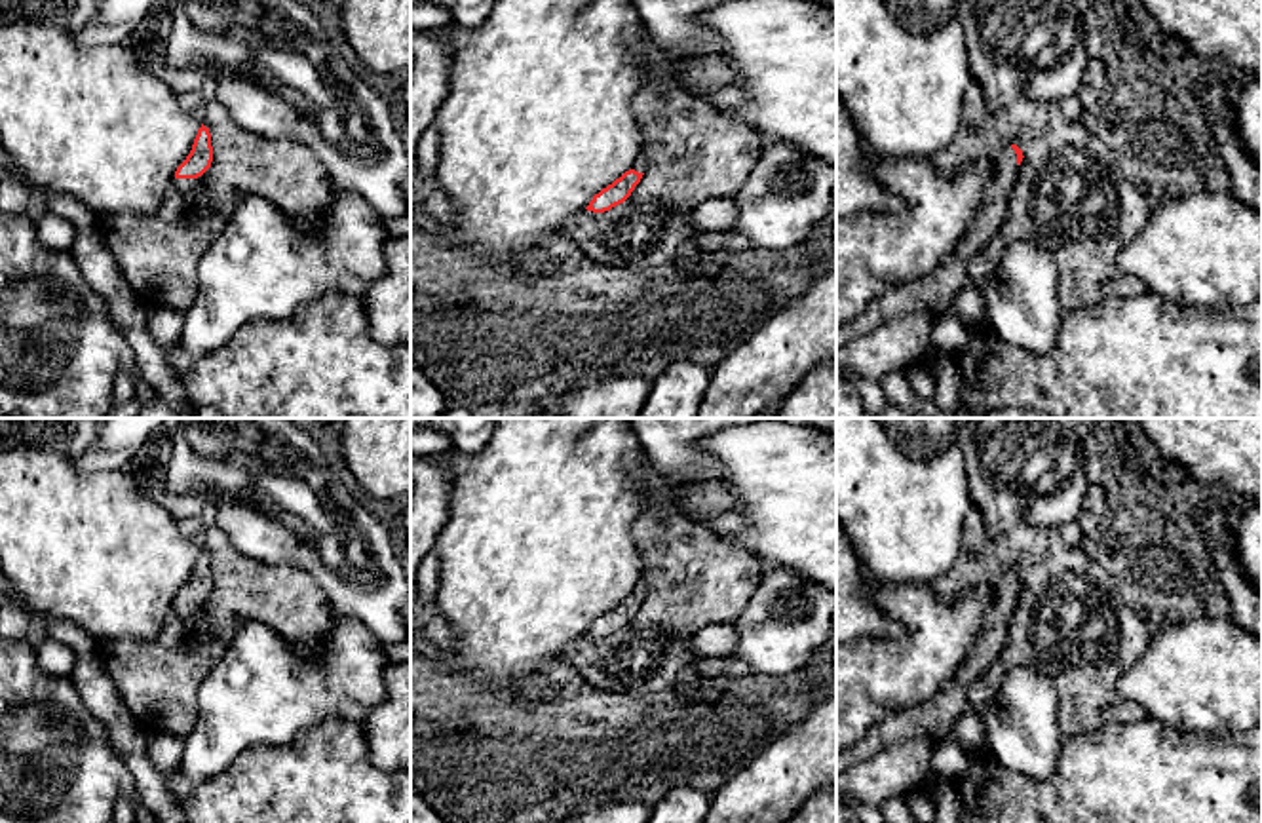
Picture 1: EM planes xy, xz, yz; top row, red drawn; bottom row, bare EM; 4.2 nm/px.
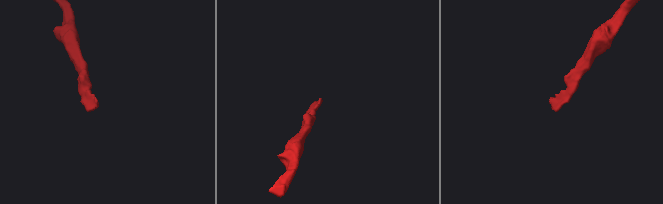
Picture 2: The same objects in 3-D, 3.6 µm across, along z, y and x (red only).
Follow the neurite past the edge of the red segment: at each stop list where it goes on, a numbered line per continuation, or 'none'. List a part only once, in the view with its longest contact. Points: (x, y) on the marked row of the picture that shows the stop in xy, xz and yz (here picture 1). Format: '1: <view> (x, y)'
1: xy (181, 185)

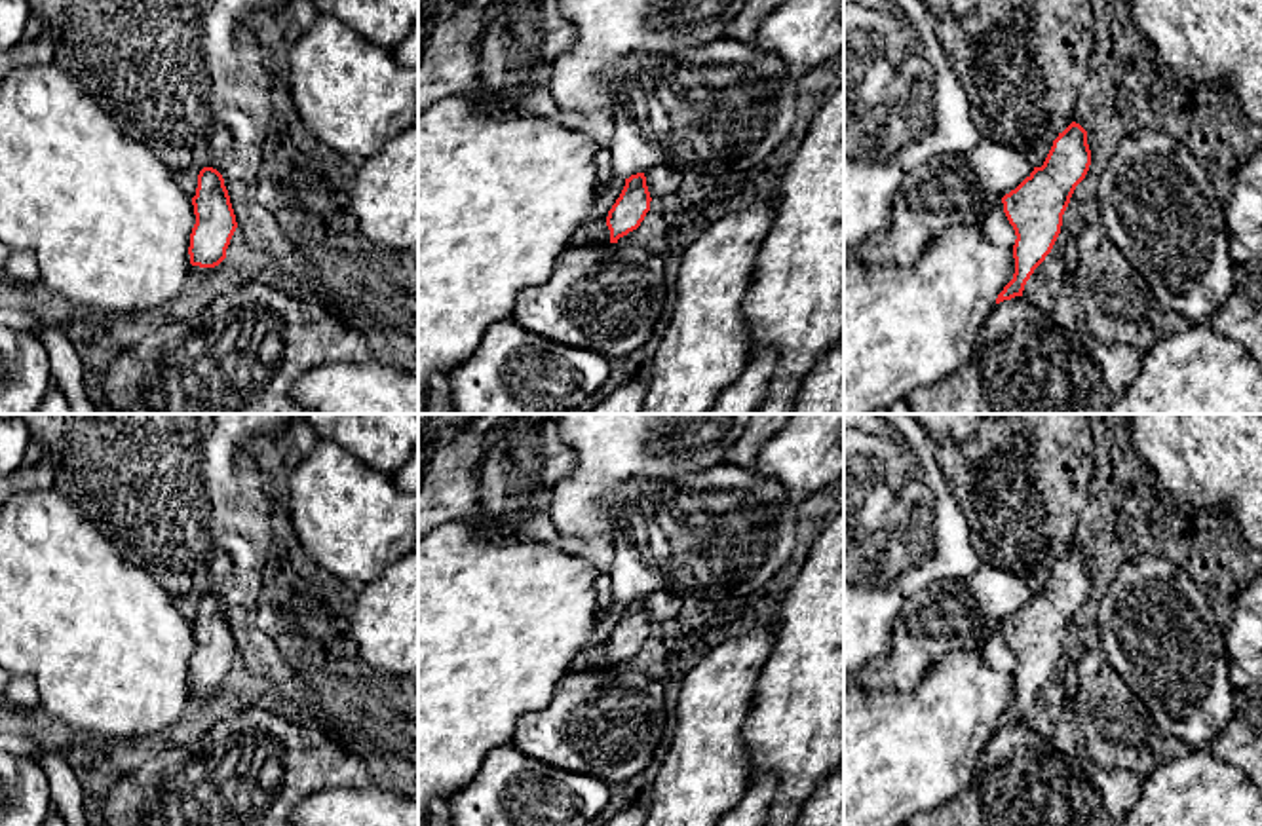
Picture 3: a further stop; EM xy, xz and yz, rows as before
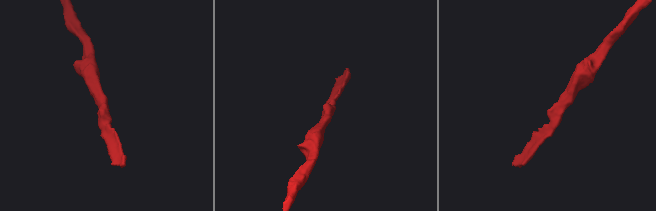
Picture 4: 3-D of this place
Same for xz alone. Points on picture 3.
none

